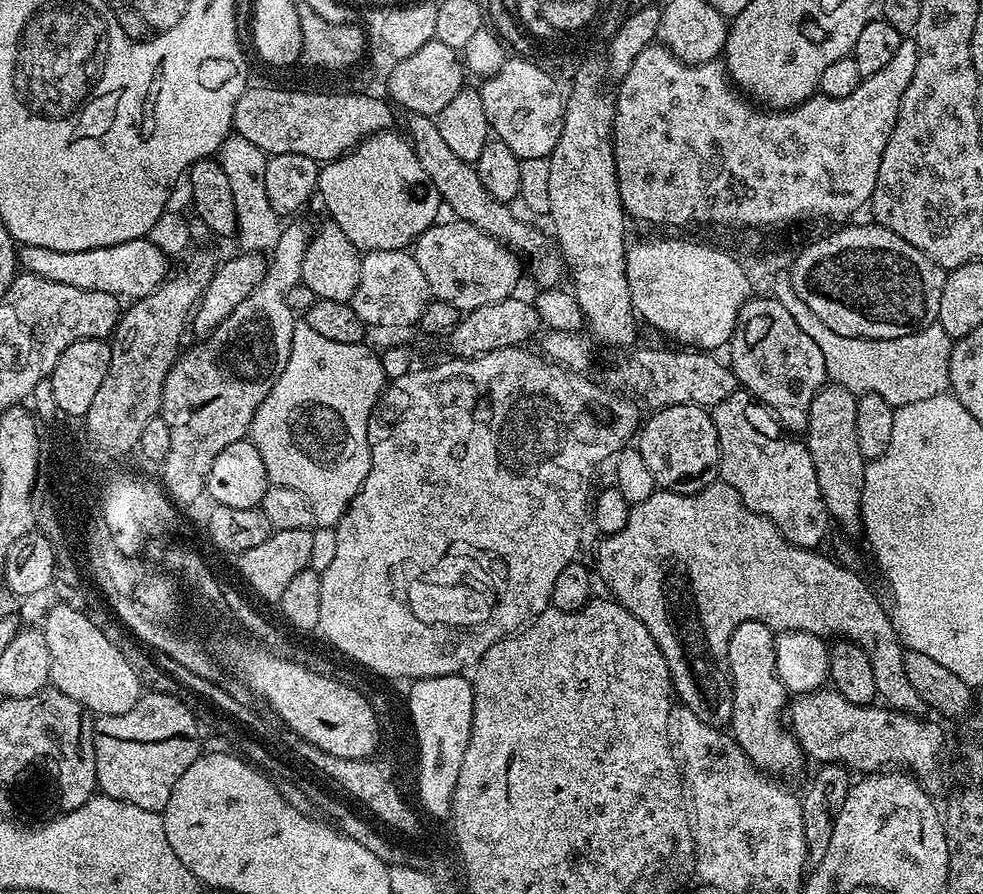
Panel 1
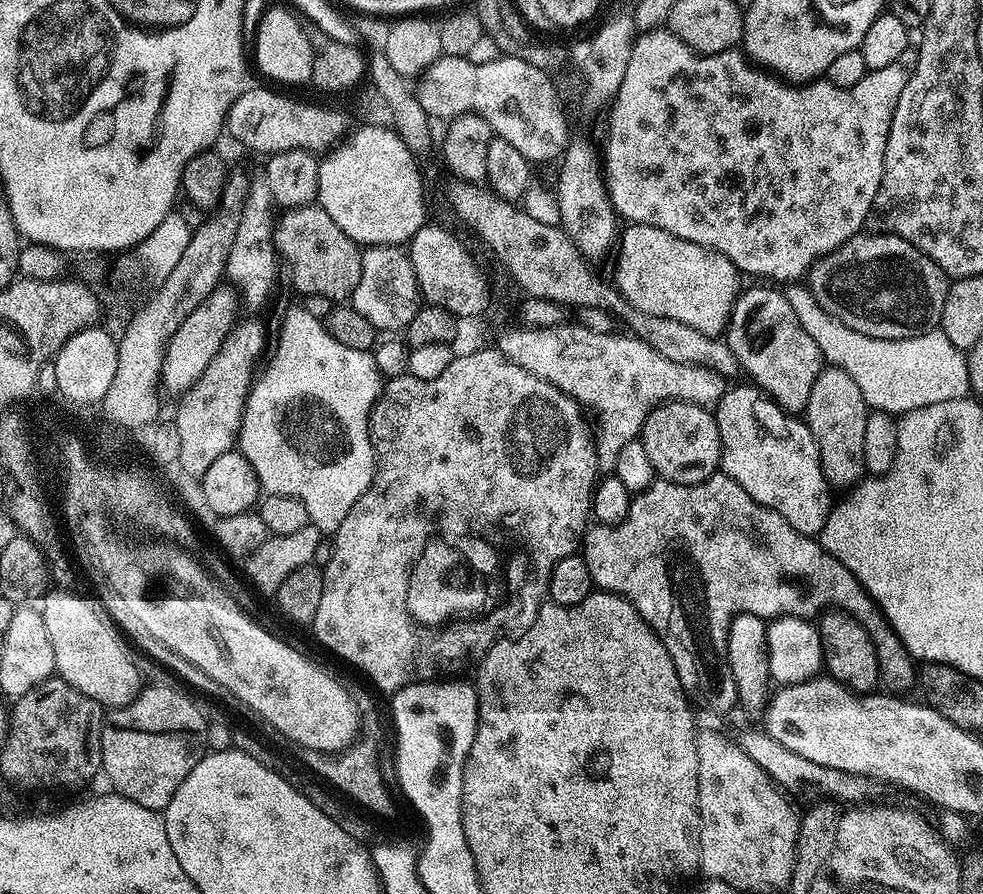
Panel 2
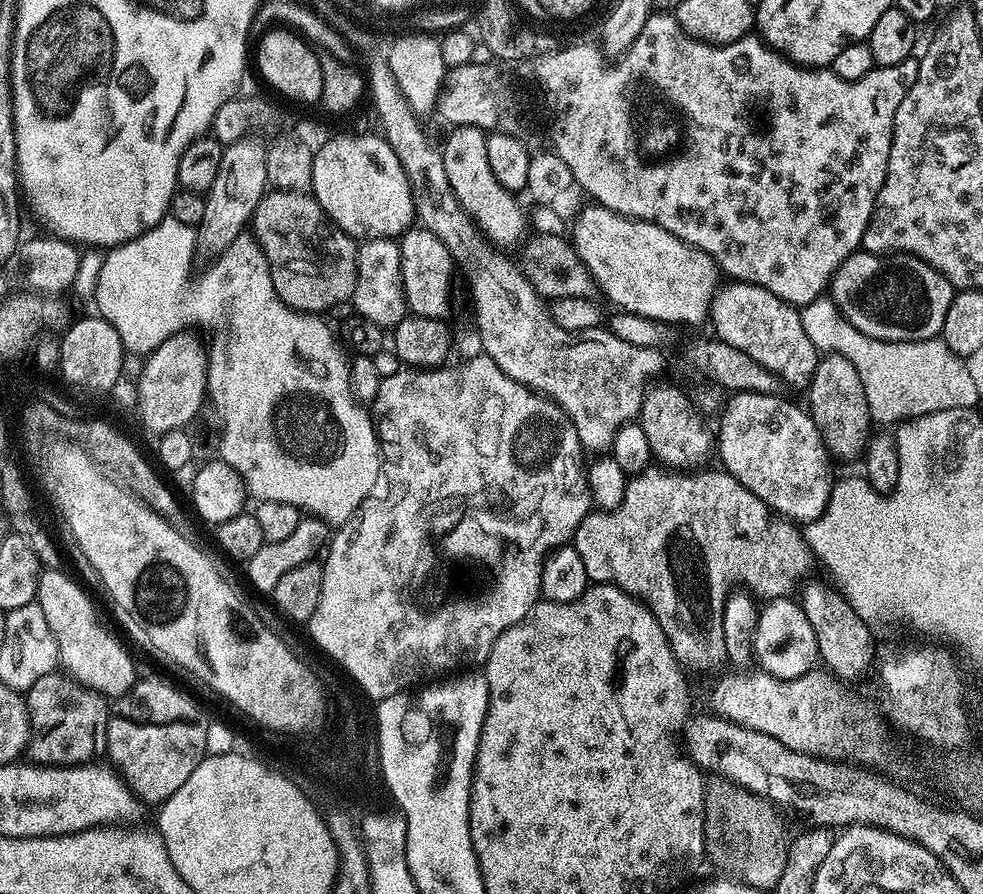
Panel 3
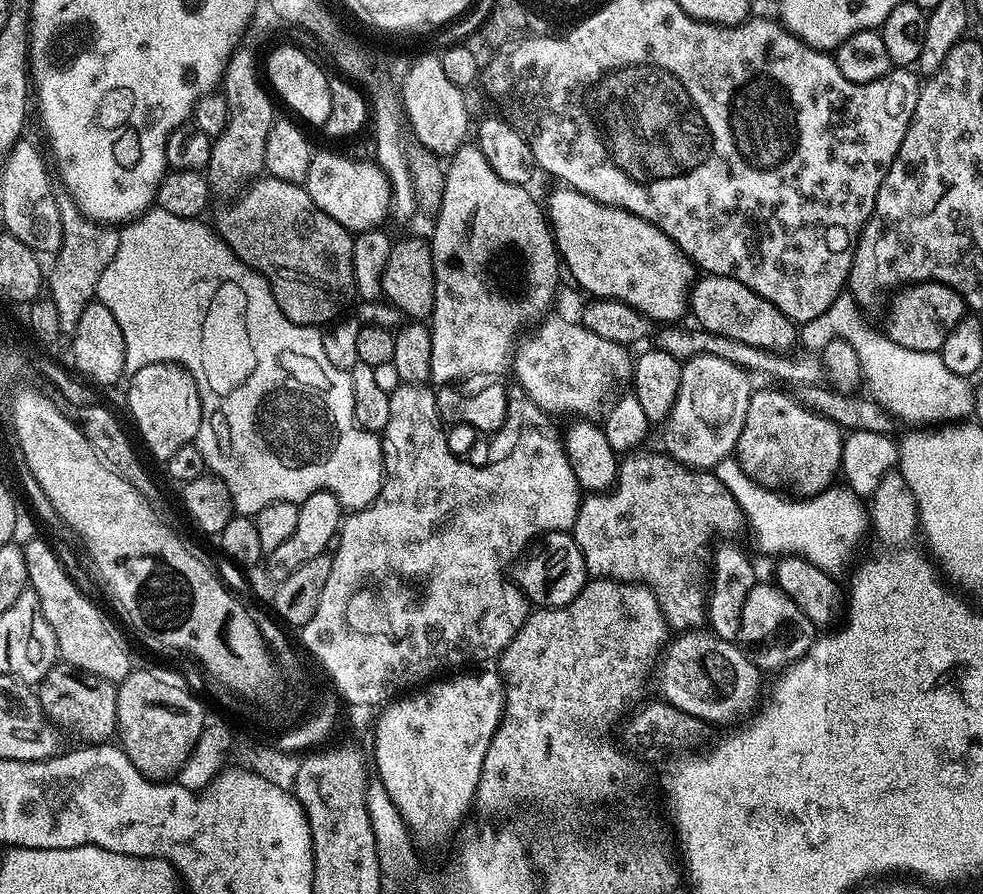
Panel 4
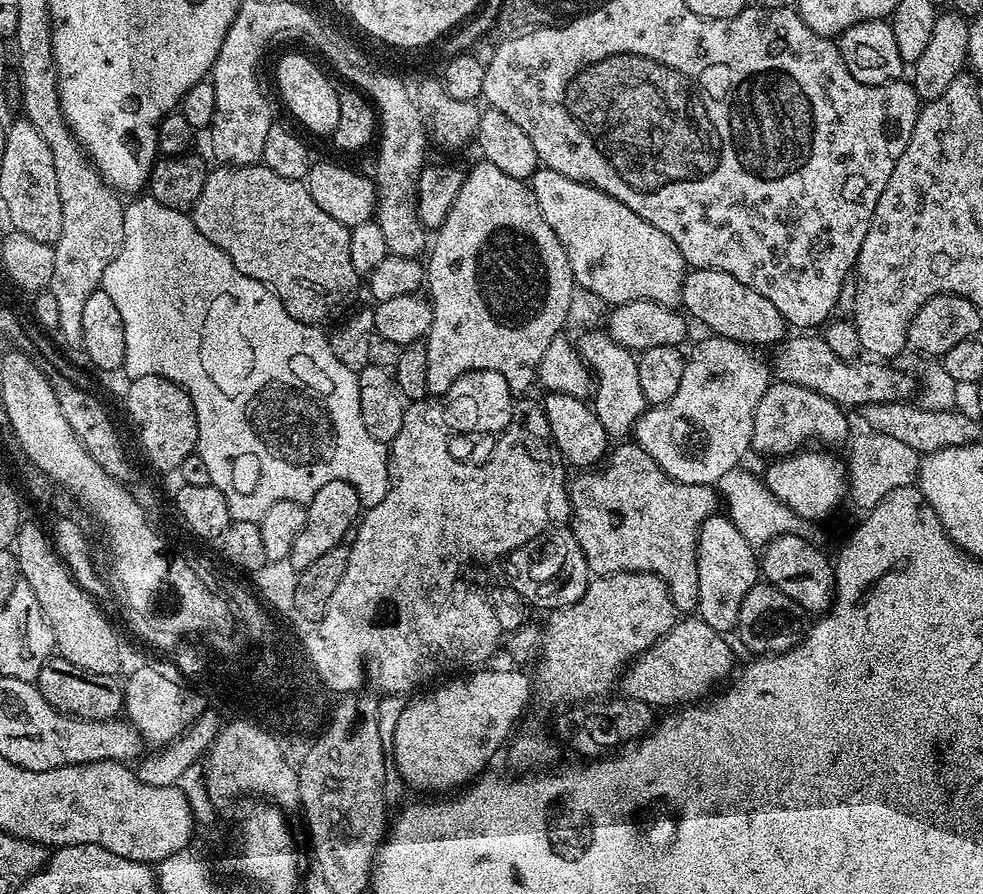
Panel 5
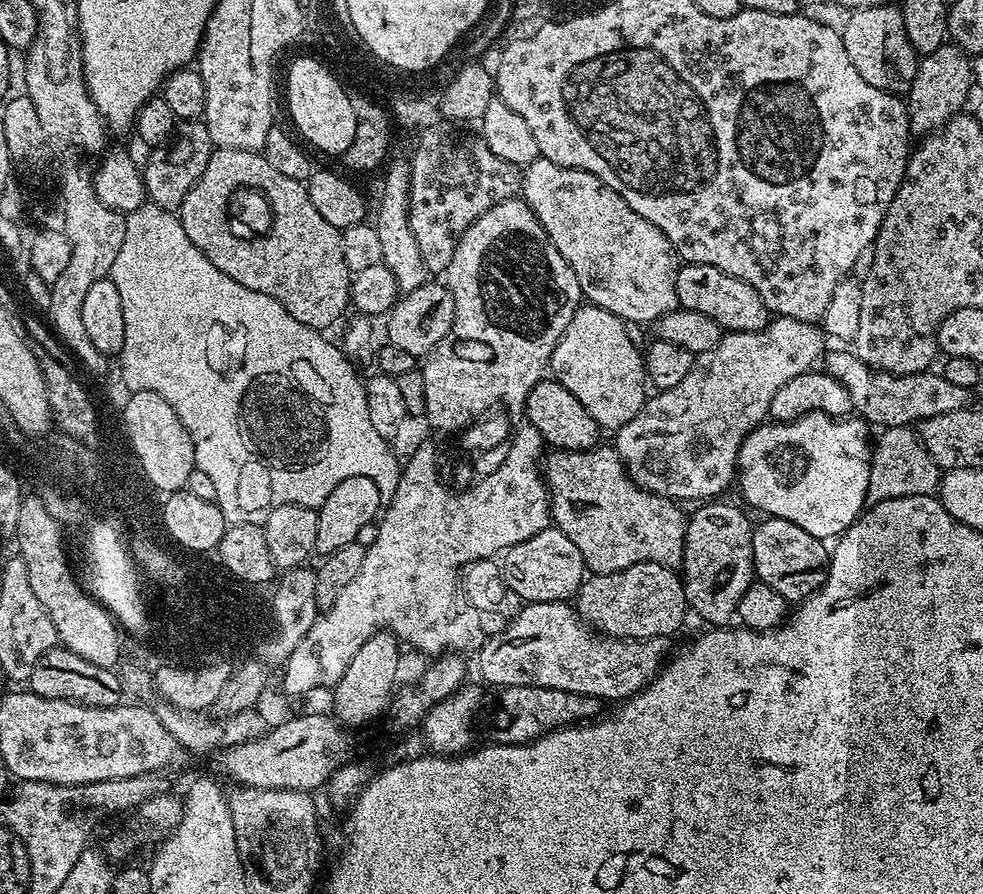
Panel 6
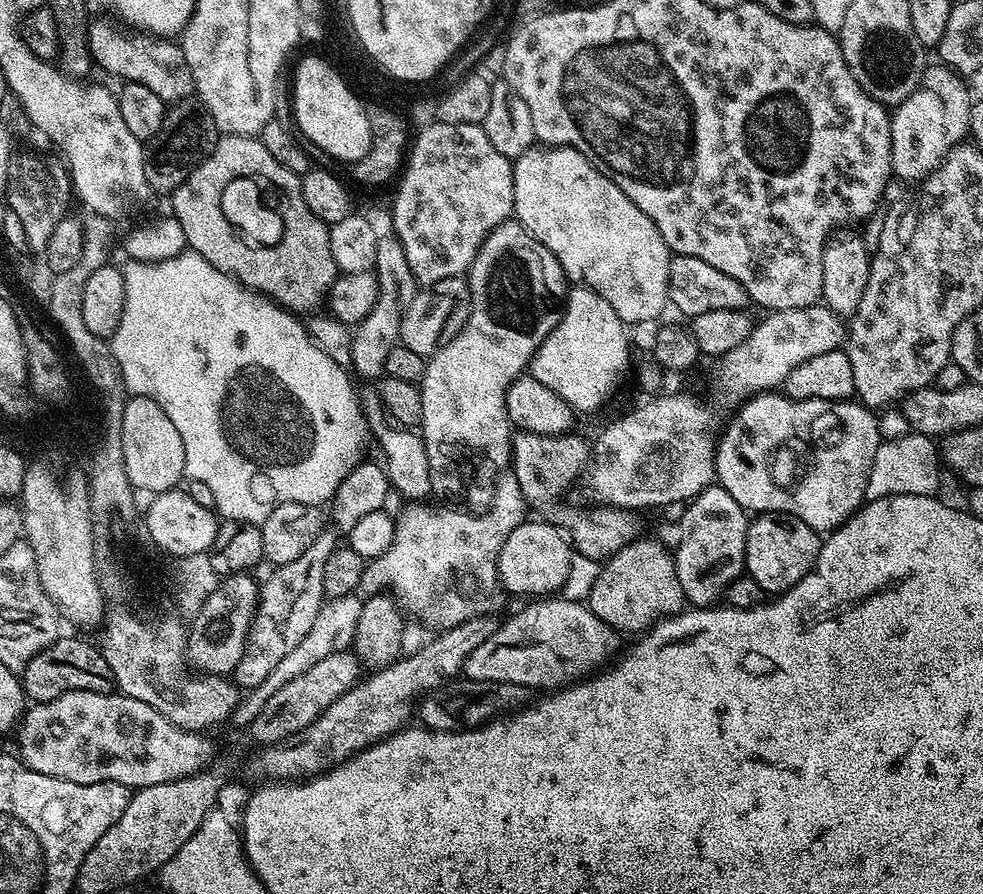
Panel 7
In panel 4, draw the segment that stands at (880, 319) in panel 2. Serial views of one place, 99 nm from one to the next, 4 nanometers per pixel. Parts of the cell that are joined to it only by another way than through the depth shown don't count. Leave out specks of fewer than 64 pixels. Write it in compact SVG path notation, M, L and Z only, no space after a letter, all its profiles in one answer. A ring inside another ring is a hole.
M936 280L905 284L893 291L891 296L892 301L888 304L882 331L908 350L939 353L942 342L946 342L946 334L950 334L950 330L954 330L954 326L958 326L958 322L966 314L966 305L960 295L950 286L939 284Z

